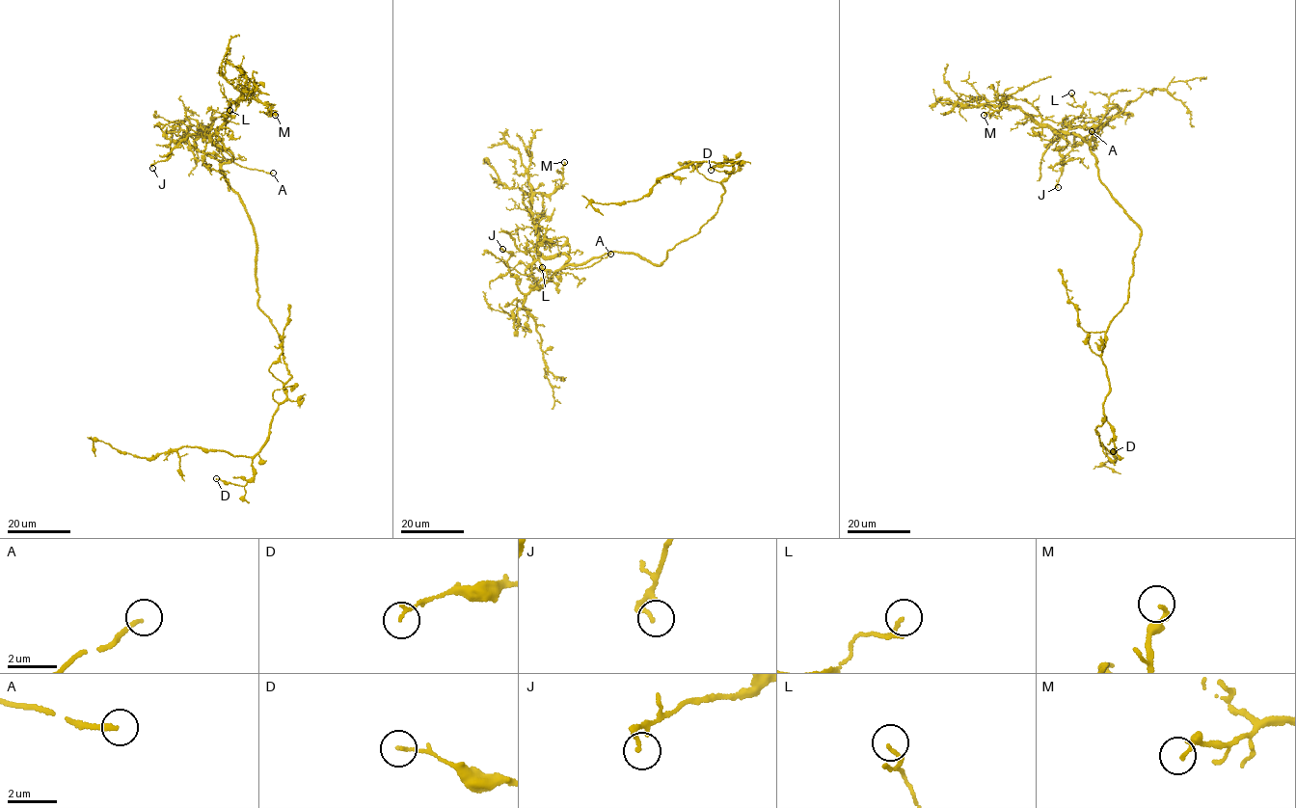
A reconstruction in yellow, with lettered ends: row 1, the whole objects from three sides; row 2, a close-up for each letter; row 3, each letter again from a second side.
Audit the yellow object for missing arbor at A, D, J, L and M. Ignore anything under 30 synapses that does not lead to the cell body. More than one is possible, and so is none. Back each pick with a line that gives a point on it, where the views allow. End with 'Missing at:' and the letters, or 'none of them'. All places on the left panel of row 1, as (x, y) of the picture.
A: at (273, 173)
Missing at: A

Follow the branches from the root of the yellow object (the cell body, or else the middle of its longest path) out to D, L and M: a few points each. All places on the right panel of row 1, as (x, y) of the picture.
D: (1132, 258), (1127, 302), (1109, 324), (1100, 355), (1110, 390), (1103, 411), (1114, 432), (1113, 451)
L: (1132, 258), (1141, 228), (1101, 181), (1088, 144), (1068, 132), (1083, 109), (1072, 106), (1071, 93)
M: (1132, 258), (1140, 226), (1101, 181), (1083, 138), (1039, 125), (1001, 104), (1006, 98), (984, 115)

